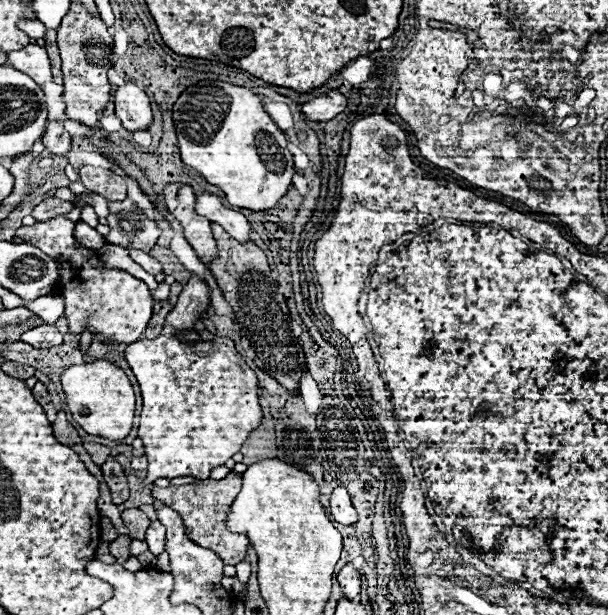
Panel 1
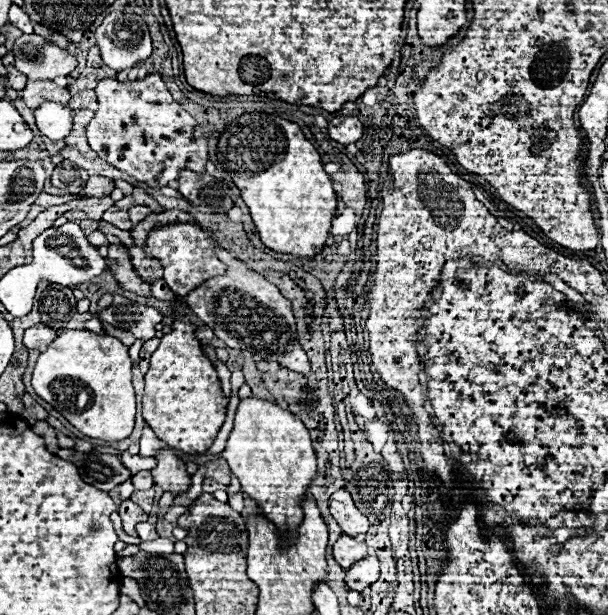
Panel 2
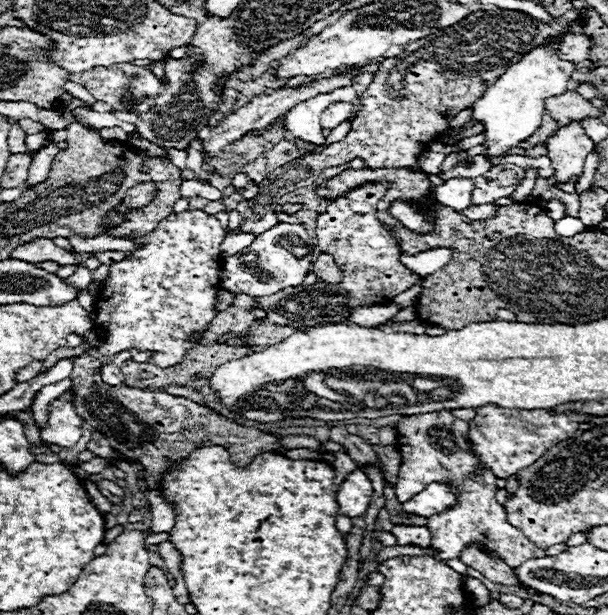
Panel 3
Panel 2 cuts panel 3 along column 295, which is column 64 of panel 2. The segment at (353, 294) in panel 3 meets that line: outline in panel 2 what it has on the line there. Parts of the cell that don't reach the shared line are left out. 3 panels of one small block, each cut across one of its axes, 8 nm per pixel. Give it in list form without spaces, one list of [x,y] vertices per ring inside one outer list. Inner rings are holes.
[[[48,286],[40,296],[40,316],[42,324],[52,328],[64,328],[66,322],[76,314],[76,298],[70,288]]]

